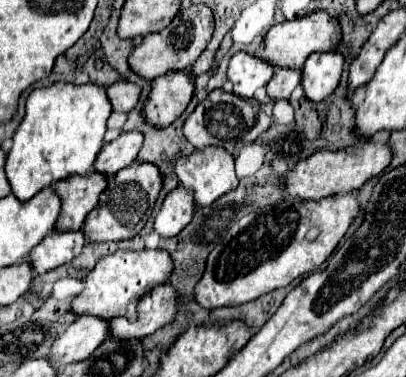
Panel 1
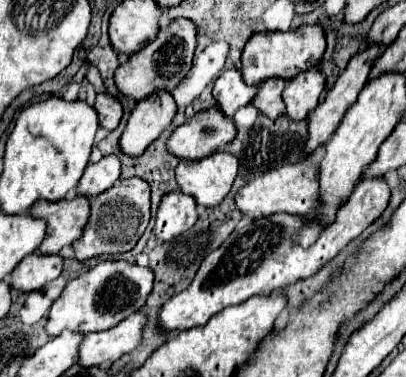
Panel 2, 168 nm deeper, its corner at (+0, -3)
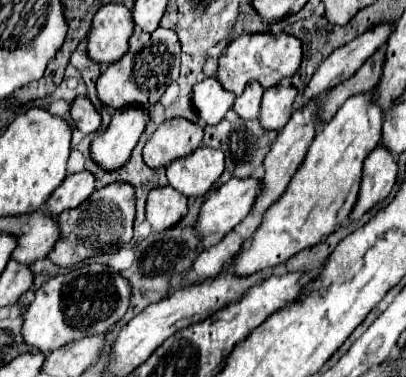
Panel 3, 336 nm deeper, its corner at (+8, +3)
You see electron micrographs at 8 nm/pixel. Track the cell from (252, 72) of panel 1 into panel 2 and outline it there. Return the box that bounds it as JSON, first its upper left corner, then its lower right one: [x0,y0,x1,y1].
[212,69,258,117]

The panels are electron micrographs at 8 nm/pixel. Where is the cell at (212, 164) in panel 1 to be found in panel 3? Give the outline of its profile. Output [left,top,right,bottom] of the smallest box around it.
[166,147,224,197]

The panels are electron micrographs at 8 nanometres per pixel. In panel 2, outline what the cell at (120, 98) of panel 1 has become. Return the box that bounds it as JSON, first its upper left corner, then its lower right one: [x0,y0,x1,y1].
[94,93,122,131]

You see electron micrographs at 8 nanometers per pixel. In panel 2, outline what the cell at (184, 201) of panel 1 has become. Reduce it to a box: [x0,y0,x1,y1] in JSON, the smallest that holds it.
[154,191,196,241]

